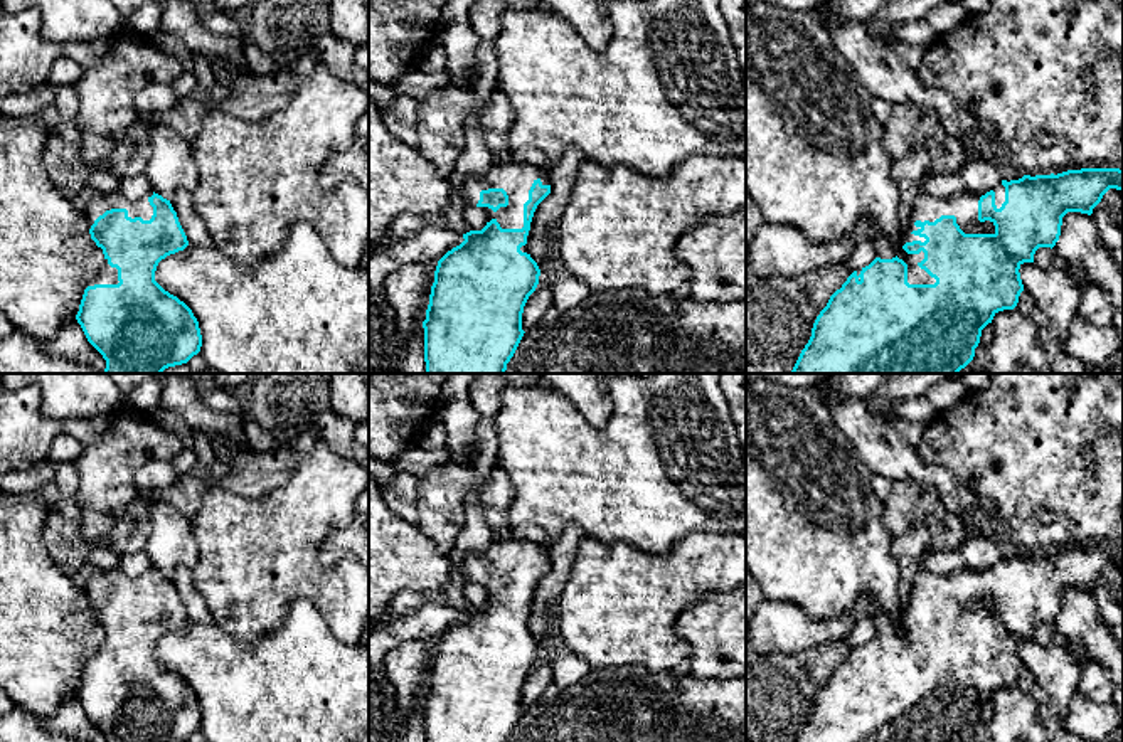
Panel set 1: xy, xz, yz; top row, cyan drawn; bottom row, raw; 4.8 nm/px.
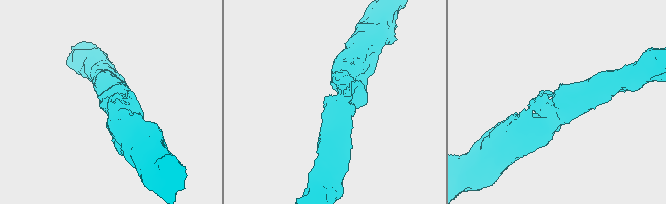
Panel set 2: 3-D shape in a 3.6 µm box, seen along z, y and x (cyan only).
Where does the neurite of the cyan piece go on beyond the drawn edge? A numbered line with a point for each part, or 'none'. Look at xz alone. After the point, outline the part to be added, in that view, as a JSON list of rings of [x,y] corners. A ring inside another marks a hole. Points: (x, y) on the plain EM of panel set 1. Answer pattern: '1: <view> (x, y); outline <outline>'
1: xz (514, 554); outline [[[497,535],[487,550],[465,559],[461,574],[466,584],[475,584],[482,567],[503,565],[508,572],[507,584],[500,584],[497,589],[488,584],[480,586],[485,587],[488,599],[495,596],[502,606],[522,606],[524,580],[529,577],[529,567],[537,555],[542,562],[551,562],[549,547],[532,540]]]

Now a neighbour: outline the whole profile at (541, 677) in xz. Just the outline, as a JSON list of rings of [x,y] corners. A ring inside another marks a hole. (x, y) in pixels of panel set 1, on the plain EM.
[[[537,661],[524,683],[522,707],[535,705],[551,683],[554,683],[552,665],[549,661]]]

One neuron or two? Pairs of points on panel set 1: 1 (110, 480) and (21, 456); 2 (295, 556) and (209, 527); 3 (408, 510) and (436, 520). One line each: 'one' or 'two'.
1: one
2: one
3: two

